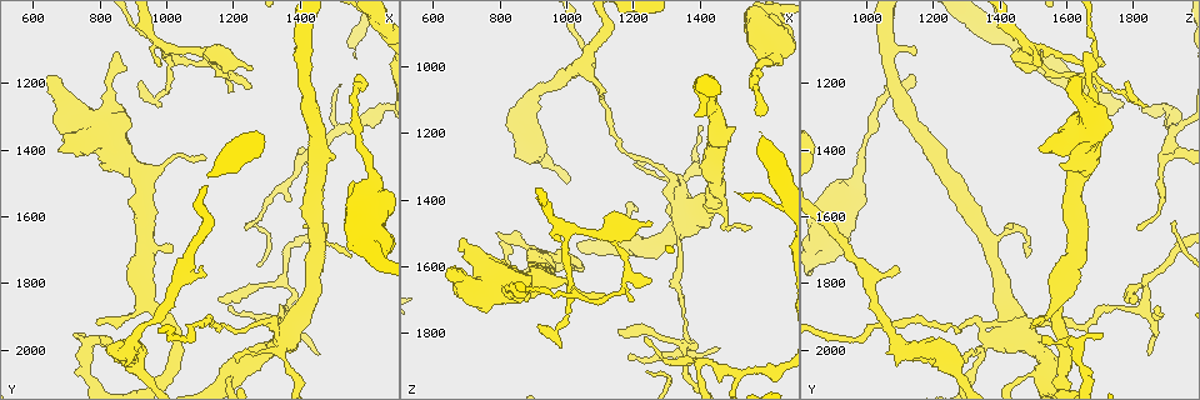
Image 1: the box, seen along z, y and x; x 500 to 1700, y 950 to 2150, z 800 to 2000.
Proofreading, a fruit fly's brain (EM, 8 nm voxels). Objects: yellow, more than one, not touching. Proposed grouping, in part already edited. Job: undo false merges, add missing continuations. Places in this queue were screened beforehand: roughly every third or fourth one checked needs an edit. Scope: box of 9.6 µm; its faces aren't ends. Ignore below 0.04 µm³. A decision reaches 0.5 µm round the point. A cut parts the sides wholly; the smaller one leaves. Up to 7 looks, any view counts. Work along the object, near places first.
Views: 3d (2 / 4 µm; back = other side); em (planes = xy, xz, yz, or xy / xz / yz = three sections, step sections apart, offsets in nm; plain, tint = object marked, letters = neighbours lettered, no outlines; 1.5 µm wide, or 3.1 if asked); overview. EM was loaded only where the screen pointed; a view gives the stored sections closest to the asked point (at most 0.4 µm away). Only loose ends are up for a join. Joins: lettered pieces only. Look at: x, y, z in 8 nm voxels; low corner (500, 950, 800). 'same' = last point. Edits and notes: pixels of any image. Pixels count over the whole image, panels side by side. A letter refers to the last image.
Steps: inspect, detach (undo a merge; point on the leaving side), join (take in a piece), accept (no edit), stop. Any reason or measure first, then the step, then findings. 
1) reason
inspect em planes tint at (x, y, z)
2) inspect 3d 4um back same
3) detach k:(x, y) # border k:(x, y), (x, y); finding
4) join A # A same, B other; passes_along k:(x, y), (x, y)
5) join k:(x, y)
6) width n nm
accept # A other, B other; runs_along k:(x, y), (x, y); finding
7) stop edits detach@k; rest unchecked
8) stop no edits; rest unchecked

tapers out
inspect em planes letters at (1570, 1180, 1140)

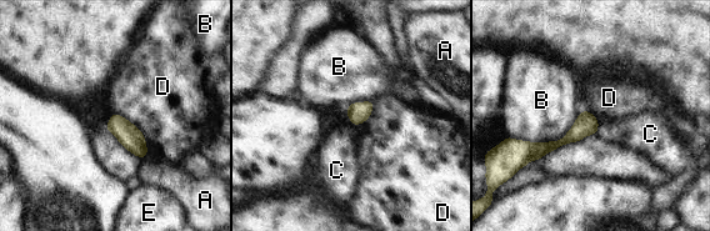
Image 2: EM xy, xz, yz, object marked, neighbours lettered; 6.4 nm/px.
accept # A other, B other, C other, D other, E other; none of them fits

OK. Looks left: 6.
free end
inspect 3d 4um back at (1260, 1160, 1460)

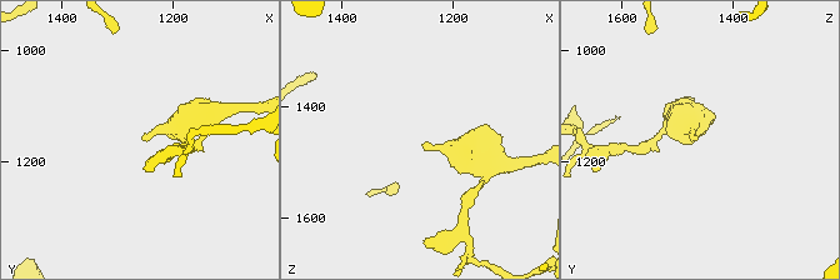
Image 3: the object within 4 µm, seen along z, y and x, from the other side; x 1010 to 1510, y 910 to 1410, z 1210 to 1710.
now the EM
inspect em xz step 4 tint at (1255, 1155, 1465)

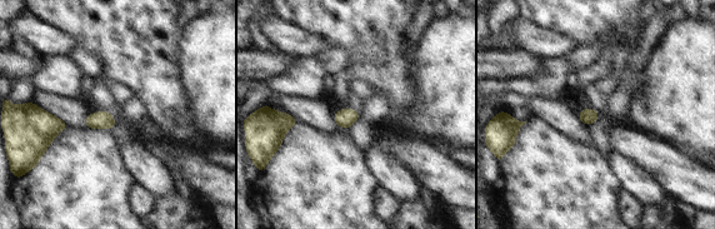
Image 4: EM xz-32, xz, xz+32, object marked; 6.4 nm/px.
another direction
inspect em planes letters same

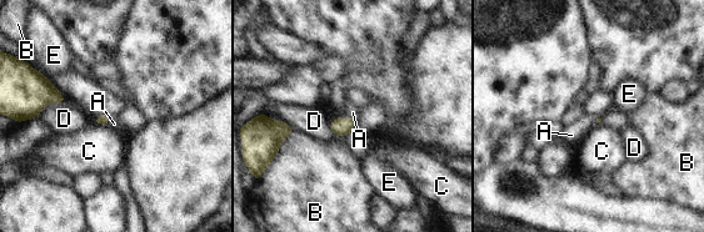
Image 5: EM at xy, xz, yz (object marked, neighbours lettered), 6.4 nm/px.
join A # A same, B other, C other, D other, E other; passes_along 5:(341, 126), (350, 119), (353, 112); it goes on there

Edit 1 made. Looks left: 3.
tapers out
inspect em planes letters at (920, 1190, 1780)

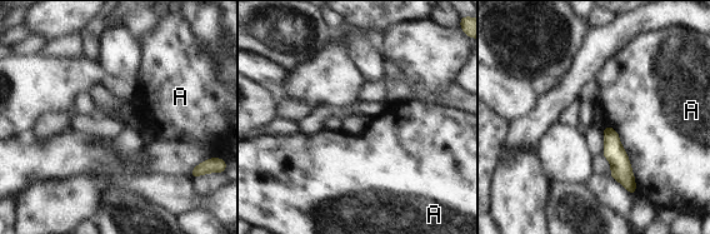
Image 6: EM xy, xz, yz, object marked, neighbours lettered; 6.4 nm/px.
longest_contact A 500 nm
accept # A other; runs_along 6:(608, 129), (620, 169), (633, 190); none of them fits

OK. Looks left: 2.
stop edits join@5; rest unchecked

